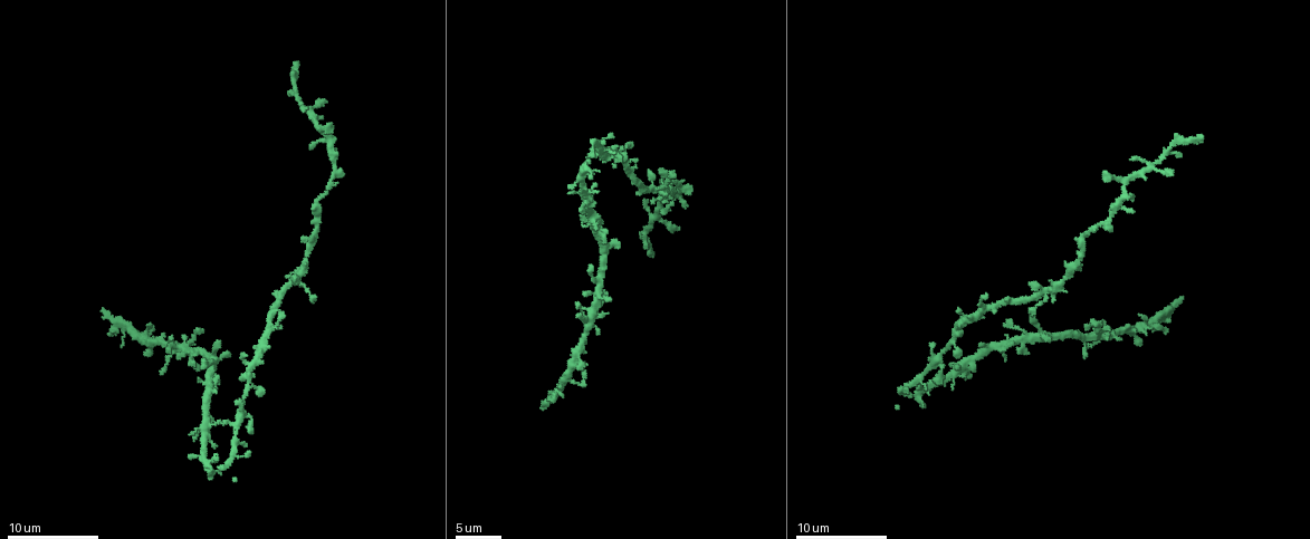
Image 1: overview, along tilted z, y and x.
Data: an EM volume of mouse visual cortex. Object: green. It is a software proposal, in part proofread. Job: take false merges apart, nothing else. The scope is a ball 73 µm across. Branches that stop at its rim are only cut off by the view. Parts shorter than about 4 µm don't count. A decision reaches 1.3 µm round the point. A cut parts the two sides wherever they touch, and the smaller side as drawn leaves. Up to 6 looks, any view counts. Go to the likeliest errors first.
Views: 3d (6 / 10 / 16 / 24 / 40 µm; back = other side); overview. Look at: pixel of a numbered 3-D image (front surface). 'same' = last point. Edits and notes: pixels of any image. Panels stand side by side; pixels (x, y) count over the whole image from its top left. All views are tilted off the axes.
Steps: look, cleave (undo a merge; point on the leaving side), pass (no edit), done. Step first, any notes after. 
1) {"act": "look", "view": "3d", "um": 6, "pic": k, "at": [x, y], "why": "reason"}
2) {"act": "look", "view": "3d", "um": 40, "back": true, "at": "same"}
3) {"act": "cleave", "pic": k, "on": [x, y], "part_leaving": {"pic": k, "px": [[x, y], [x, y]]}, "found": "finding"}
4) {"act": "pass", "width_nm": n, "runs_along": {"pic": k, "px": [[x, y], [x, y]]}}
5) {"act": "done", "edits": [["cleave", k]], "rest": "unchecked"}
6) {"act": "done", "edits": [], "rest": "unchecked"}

{"act": "look", "view": "3d", "um": 16, "pic": 1, "at": [656, 190], "why": "thin arm on a thick one"}

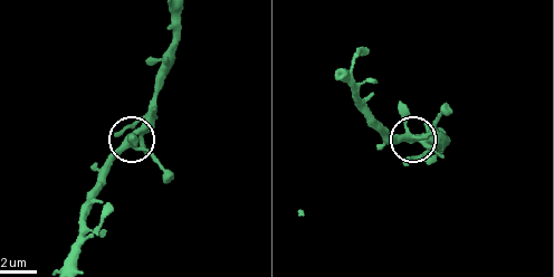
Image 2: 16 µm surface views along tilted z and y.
{"act": "look", "view": "3d", "um": 6, "pic": 2, "at": [408, 139]}

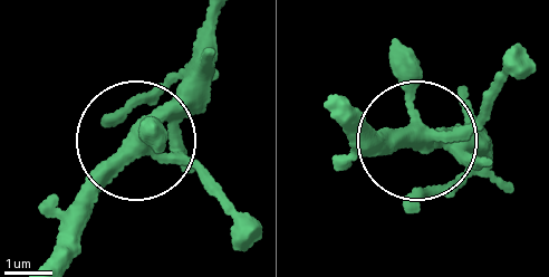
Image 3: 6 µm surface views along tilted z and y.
{"act": "pass", "width_nm": 320, "runs_along": {"pic": 3, "px": [[76, 249], [137, 143], [218, 189]]}, "found": "one neuron here"}

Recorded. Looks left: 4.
{"act": "look", "view": "3d", "um": 16, "pic": 1, "at": [656, 219], "why": "looks like a crossing"}

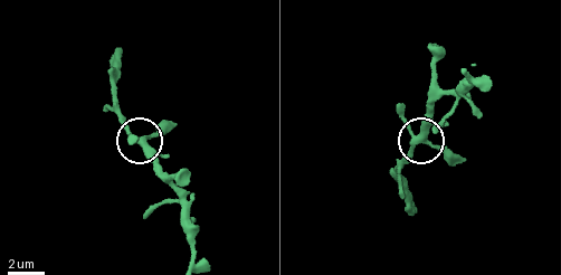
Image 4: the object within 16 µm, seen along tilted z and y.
{"act": "pass", "found": "all the same neuron"}

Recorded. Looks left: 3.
{"act": "look", "view": "3d", "um": 16, "pic": 1, "at": [939, 355], "why": "a fork"}

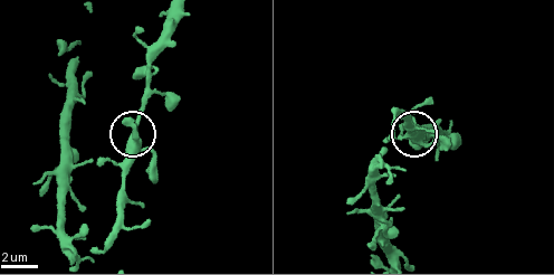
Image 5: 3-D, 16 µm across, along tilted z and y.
{"act": "pass", "width_nm": 340, "found": "one neuron here"}

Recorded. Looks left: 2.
{"act": "done", "edits": [], "rest": "unchecked"}

